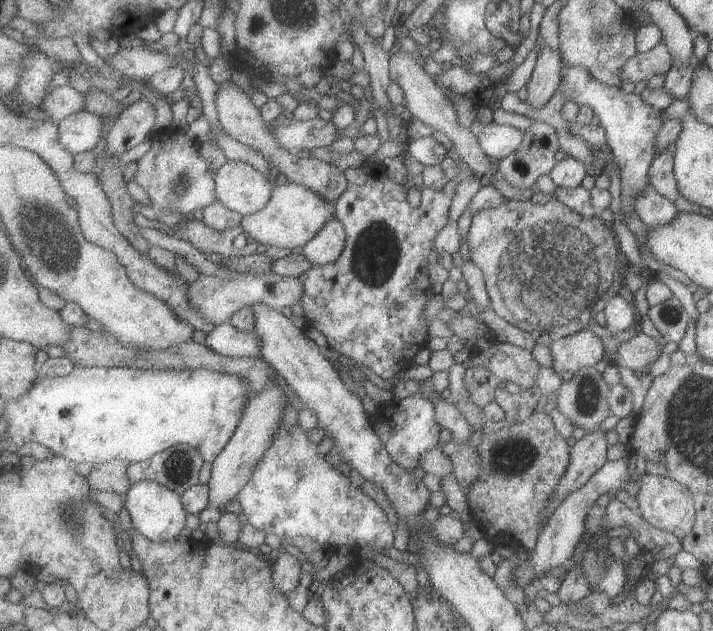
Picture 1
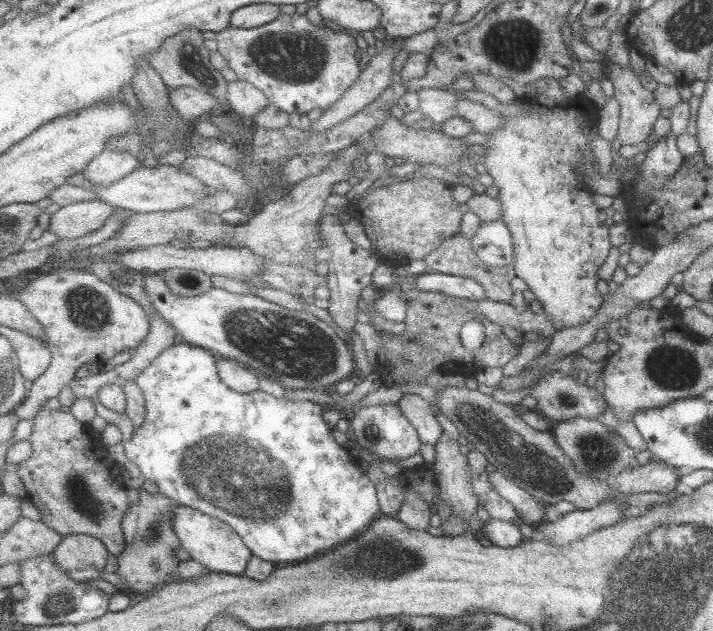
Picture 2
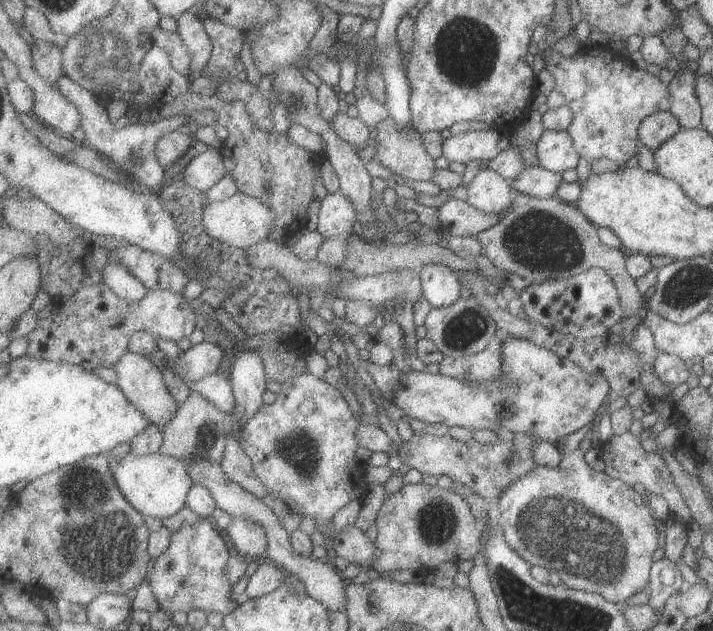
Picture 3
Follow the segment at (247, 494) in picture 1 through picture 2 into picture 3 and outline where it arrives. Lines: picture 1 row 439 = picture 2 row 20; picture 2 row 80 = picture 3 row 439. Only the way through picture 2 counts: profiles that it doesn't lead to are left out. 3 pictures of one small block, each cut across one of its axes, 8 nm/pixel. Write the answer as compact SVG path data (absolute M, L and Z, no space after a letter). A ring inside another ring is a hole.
M311 373L296 376L294 379L282 383L281 389L276 396L276 400L273 404L263 405L253 419L244 423L244 426L242 427L242 437L244 438L244 440L241 441L242 447L249 455L249 459L253 461L257 476L259 476L259 478L264 482L265 486L270 488L271 494L277 496L277 498L283 498L283 500L291 499L294 502L293 505L289 505L289 507L293 506L292 511L298 512L302 517L307 516L313 518L313 520L317 519L317 532L323 534L326 526L332 526L332 523L329 524L329 522L333 520L333 516L335 516L335 514L337 514L345 504L349 504L351 500L363 500L363 497L368 493L368 488L370 487L367 479L365 479L365 468L367 467L366 462L362 463L357 461L357 450L359 450L360 444L358 443L356 432L360 427L359 422L355 420L353 410L351 410L349 402L343 398L341 390L335 388L335 386L331 386L331 384L328 384L323 380L323 378L322 380L319 380L317 376L313 376Z

